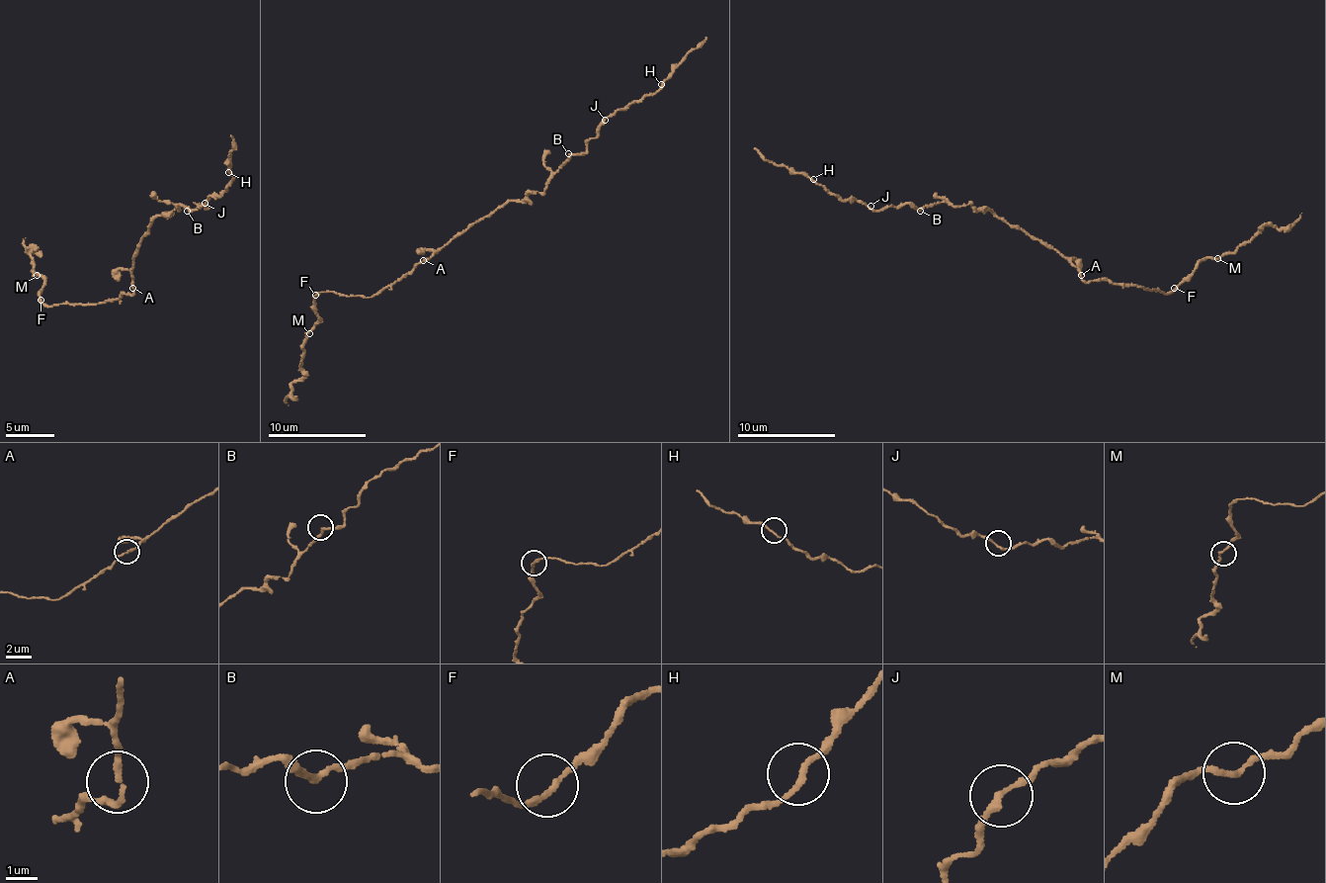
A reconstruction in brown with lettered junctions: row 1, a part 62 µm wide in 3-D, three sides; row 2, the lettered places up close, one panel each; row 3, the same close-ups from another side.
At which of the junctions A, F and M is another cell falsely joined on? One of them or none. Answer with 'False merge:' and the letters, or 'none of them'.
False merge: none of them

